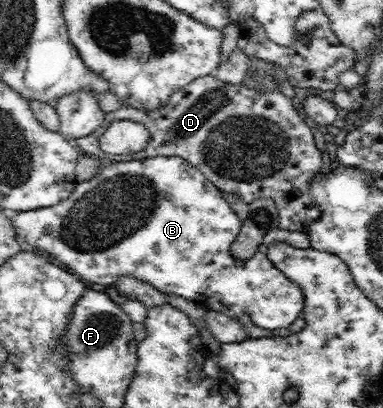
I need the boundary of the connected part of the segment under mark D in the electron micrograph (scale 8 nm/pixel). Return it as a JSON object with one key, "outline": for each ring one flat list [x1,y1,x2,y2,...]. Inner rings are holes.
{"outline":[[215,74,200,76,181,90,173,92,167,104,157,110,147,111,122,104,117,110,106,113,102,125,91,134,76,138,76,144,86,154,101,158,103,166,110,165,116,160,125,162,133,158,143,160,159,155,180,156,201,170,205,178,219,190,239,194,247,204,256,198,271,197,280,214,279,228,283,230,308,234,309,224,320,215,320,209,314,204,310,195,310,184,320,176,319,169,323,165,323,158,313,140,312,129,305,123,301,114,297,113,291,99,283,95,279,89,263,91,263,89,247,87,246,82,241,85,223,82],[117,120,137,121,139,124,144,124,149,131,149,142,136,152,135,156,133,153,112,155,100,149,101,135]]}

